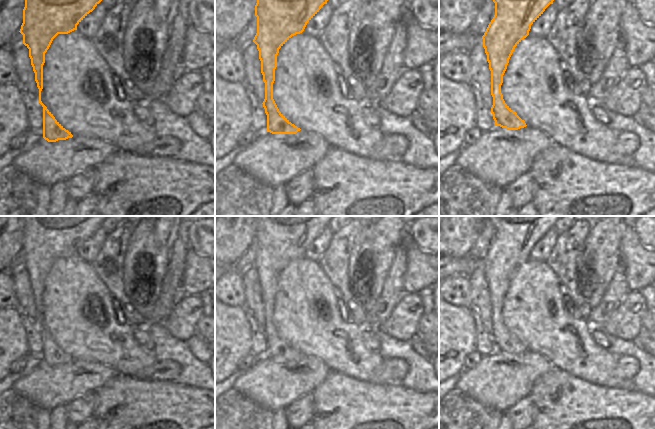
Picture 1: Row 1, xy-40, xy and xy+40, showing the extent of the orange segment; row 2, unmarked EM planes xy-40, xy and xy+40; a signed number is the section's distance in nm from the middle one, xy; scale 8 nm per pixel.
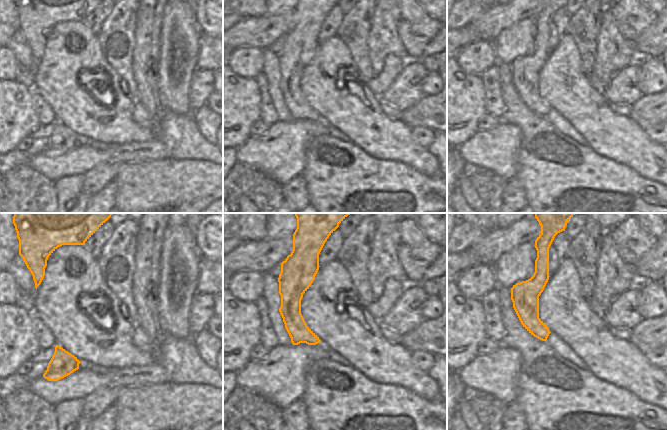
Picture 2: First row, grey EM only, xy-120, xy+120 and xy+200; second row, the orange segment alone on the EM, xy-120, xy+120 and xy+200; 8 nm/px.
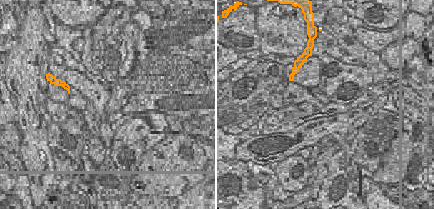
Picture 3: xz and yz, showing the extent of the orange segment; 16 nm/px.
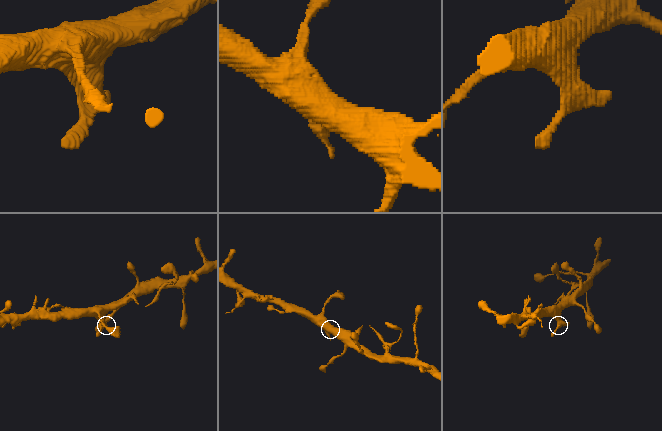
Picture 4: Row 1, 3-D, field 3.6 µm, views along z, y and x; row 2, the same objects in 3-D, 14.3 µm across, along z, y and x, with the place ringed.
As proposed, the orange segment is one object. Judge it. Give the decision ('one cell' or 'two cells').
one cell

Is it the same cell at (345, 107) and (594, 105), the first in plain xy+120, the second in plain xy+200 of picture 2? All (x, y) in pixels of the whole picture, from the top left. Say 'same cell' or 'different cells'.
same cell

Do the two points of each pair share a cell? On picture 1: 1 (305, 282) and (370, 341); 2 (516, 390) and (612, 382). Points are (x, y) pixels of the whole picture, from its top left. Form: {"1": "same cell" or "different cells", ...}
{"1": "different cells", "2": "different cells"}

